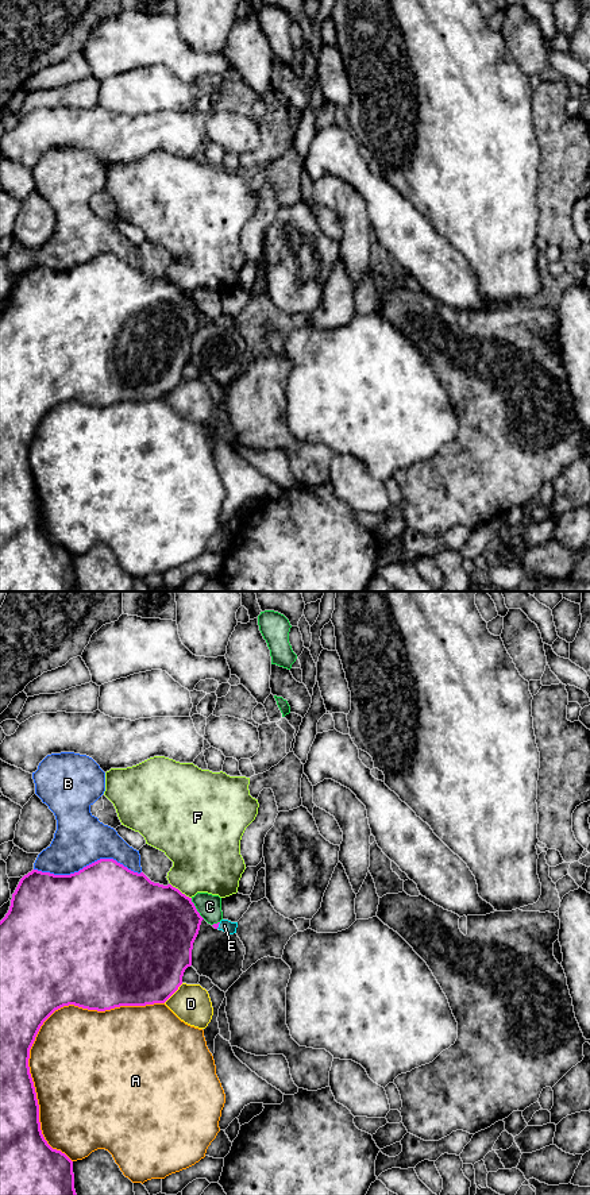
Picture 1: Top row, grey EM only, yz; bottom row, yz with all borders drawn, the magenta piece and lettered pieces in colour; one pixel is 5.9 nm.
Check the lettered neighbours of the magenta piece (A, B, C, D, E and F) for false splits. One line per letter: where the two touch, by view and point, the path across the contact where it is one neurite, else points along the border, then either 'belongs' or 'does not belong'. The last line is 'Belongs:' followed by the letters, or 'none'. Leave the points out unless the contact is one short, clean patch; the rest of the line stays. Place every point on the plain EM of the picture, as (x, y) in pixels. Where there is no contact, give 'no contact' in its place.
A: contact yz (41, 420); does not belong
B: contact yz (88, 261); does not belong
C: contact yz (196, 304); does not belong
D: contact yz (173, 388); does not belong
E: contact yz (218, 320); way yz (215, 320), (218, 320), (224, 320); belongs
F: contact yz (180, 286); does not belong
Belongs: E

